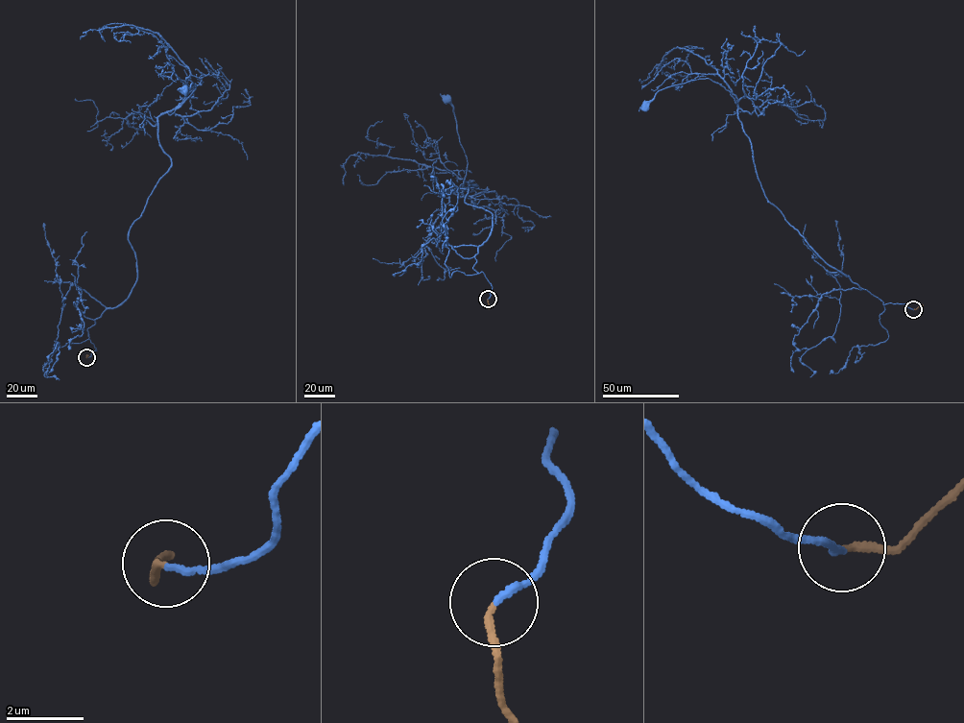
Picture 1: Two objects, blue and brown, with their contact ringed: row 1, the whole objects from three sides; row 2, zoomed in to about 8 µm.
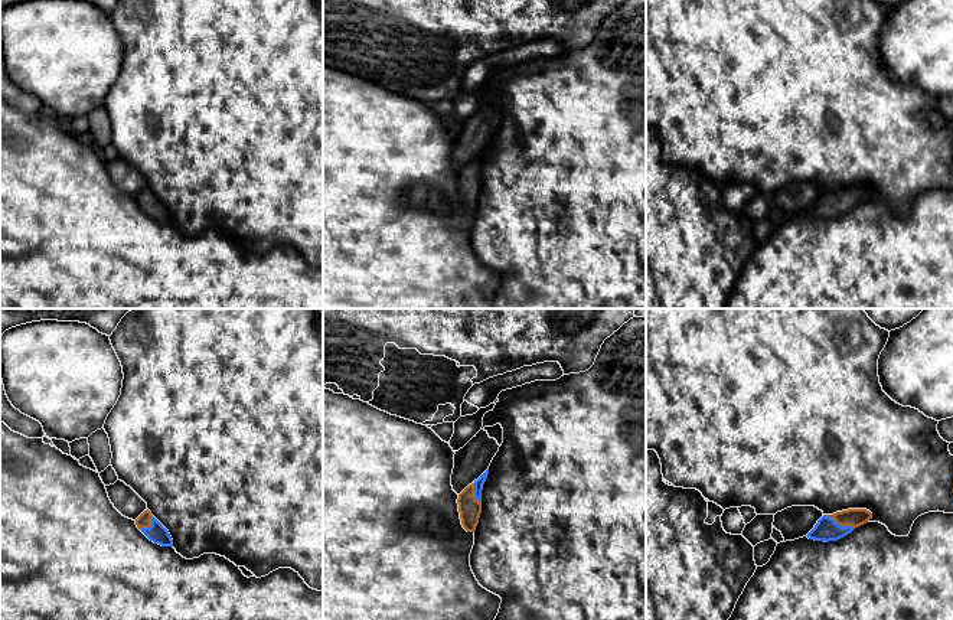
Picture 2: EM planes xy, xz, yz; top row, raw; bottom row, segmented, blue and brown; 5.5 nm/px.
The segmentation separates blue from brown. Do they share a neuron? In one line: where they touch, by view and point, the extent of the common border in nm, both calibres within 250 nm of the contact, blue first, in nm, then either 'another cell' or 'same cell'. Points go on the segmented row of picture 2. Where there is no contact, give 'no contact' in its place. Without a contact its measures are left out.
contact yz (839, 525); length 180 nm; calibres 130 and 100 nm; same cell

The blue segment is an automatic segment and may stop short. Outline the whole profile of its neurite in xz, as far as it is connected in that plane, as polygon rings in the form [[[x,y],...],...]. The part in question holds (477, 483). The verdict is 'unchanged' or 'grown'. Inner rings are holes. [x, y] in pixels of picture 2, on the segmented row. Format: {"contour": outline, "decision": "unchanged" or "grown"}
{"contour": [[[489,469],[458,495],[460,519],[467,532],[474,532],[479,523],[482,513],[482,490],[487,474]]], "decision": "grown"}

